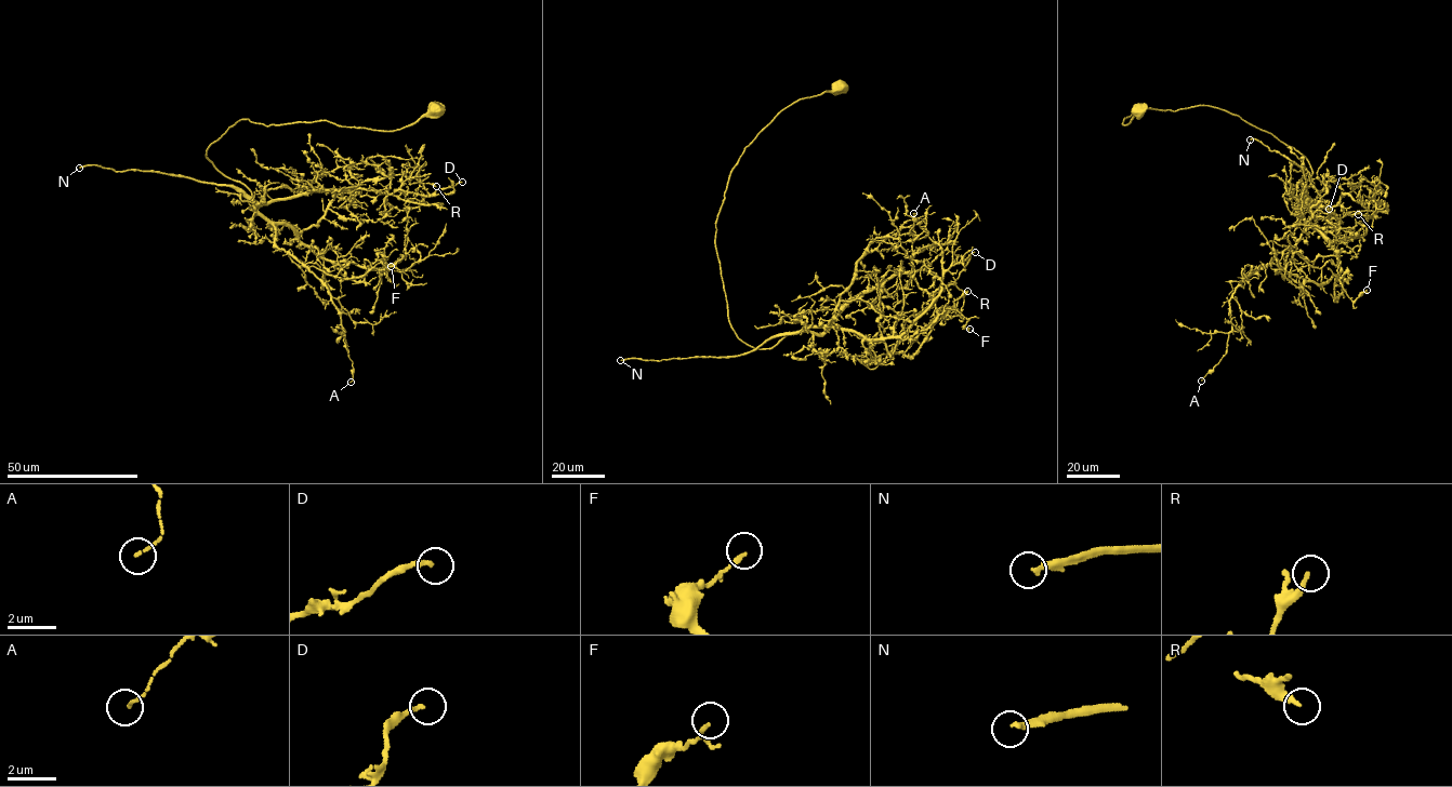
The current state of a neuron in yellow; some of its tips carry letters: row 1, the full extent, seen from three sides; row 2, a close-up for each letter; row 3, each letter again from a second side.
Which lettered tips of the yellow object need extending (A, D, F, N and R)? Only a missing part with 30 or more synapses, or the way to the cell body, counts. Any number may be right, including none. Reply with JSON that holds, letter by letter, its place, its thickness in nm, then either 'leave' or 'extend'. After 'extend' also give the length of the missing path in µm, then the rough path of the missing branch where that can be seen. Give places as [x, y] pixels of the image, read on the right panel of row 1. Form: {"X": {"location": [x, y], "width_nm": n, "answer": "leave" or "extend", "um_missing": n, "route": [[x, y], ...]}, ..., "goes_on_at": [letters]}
{"A": {"location": [1201, 381], "width_nm": 110, "answer": "leave"}, "D": {"location": [1329, 209], "width_nm": 200, "answer": "leave"}, "F": {"location": [1367, 290], "width_nm": 150, "answer": "leave"}, "N": {"location": [1250, 139], "width_nm": 240, "answer": "extend", "um_missing": 200}, "R": {"location": [1358, 214], "width_nm": 200, "answer": "leave"}, "goes_on_at": ["N"]}

